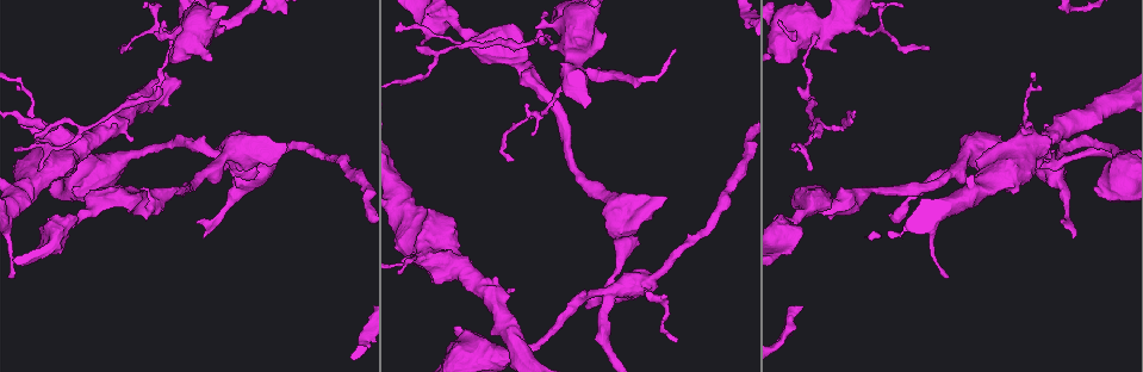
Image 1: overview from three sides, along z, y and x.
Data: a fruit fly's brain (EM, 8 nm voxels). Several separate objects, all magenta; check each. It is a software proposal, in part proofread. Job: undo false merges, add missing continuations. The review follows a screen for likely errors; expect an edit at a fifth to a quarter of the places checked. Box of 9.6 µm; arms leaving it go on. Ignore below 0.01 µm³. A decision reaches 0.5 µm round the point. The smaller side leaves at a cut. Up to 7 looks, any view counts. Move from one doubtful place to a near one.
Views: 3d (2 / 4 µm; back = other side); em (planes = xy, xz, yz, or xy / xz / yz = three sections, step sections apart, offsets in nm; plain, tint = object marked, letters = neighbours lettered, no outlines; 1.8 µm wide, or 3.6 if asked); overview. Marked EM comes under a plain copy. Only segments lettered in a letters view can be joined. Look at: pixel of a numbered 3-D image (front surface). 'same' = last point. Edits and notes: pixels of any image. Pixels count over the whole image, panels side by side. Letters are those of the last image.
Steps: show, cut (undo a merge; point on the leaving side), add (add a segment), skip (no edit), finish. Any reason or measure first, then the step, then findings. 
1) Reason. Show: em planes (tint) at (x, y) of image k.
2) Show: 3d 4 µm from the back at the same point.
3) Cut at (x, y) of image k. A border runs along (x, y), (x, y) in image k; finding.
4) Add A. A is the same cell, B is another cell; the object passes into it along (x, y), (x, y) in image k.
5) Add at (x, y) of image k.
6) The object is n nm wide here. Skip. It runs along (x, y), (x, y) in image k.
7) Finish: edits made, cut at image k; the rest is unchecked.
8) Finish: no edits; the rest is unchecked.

Show: em planes (letters) at (196, 222) of image 1.

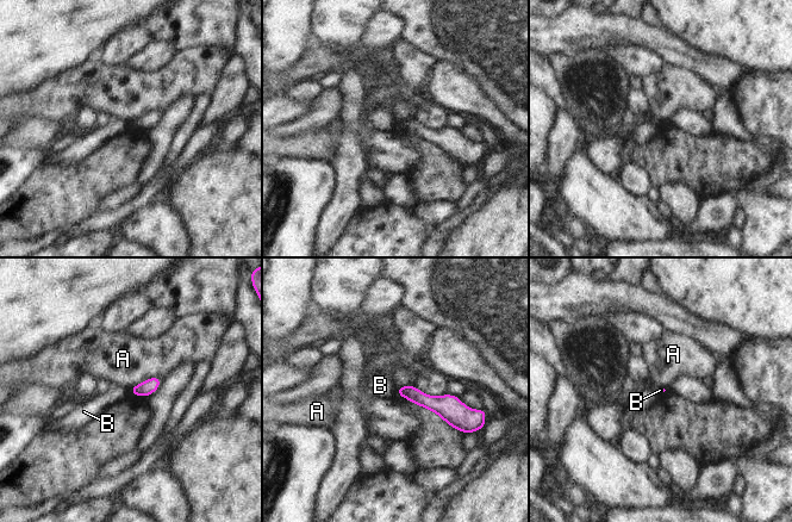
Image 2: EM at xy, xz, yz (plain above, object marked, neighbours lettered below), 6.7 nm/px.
Skip. A and B are other cells; a border runs along (129, 389), (130, 392) in image 2; none of them fits.

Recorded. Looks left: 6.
A narrow waist. Show: em planes (tint) at (439, 35) of image 1.

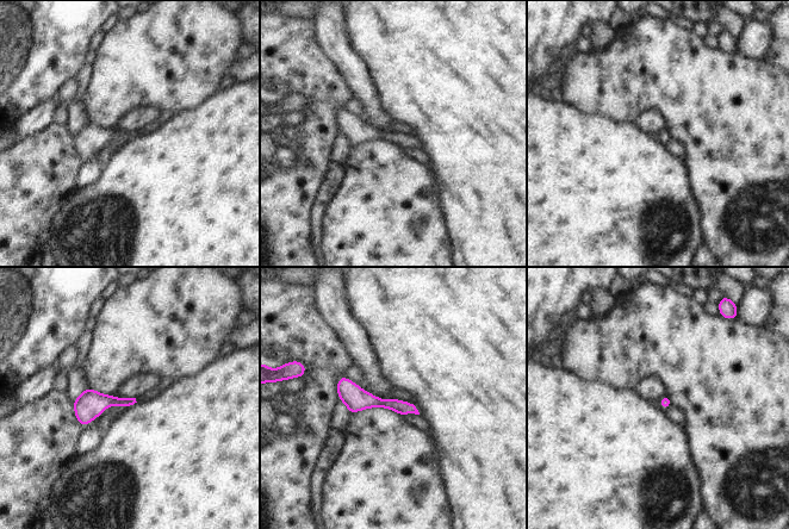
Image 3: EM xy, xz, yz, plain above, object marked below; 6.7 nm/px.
Show: em planes (letters) at the same point.

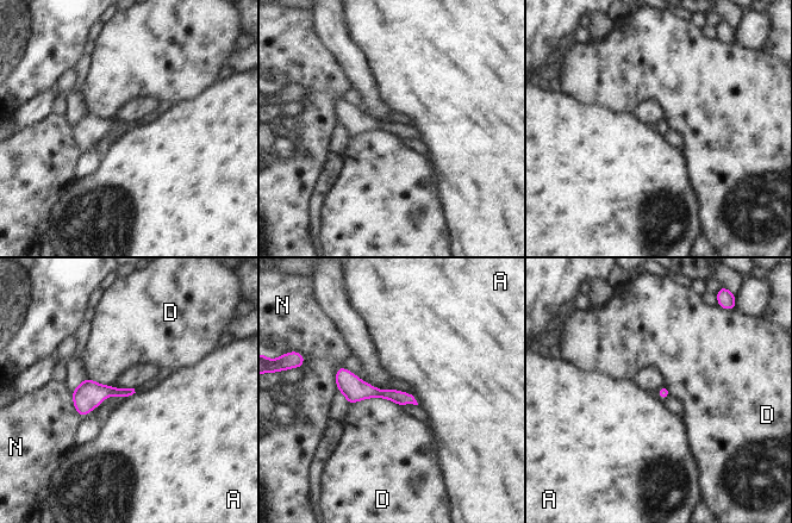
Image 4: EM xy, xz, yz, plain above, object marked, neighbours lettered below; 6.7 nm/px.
The object is 80 nm wide here. Skip. A, D and N are other cells; it runs along (338, 373), (355, 390), (411, 400) in image 4; one neuron here.

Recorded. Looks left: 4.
Calibre changes. Show: em 3.6 µm xy step 16 (letters) at (1011, 172) of image 1.

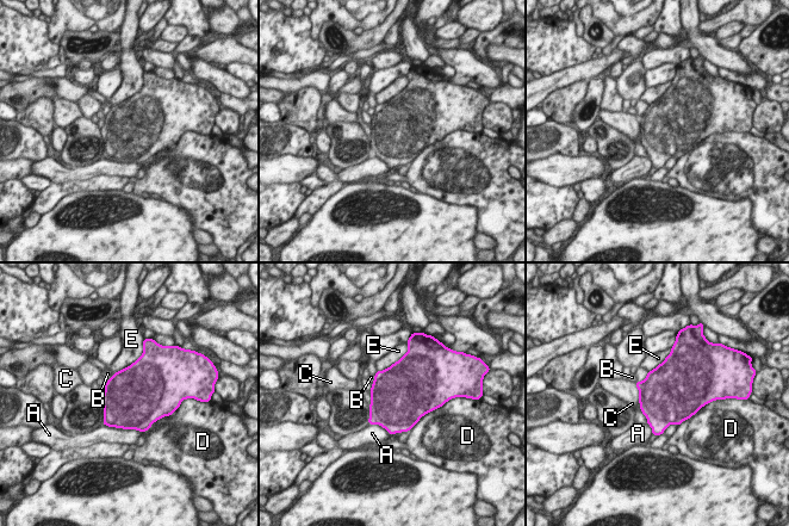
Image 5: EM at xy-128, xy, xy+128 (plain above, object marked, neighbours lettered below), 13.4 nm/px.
Cut it another way. Show: em 3.6 µm planes (letters) at the same point.

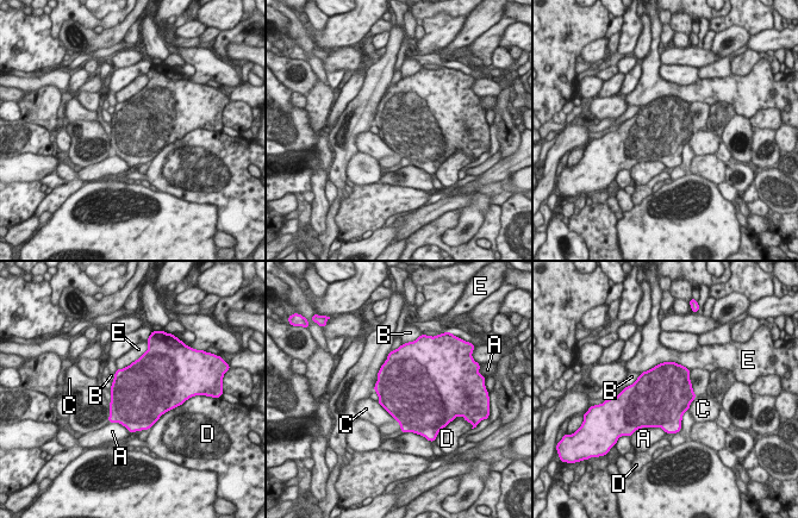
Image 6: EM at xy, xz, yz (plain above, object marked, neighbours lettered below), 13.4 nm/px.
Skip. A, B, C, D and E are other cells; a border runs along (376, 401), (396, 419) in image 6; one neuron here.

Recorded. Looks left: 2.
Finish: no edits; the rest is unchecked.

